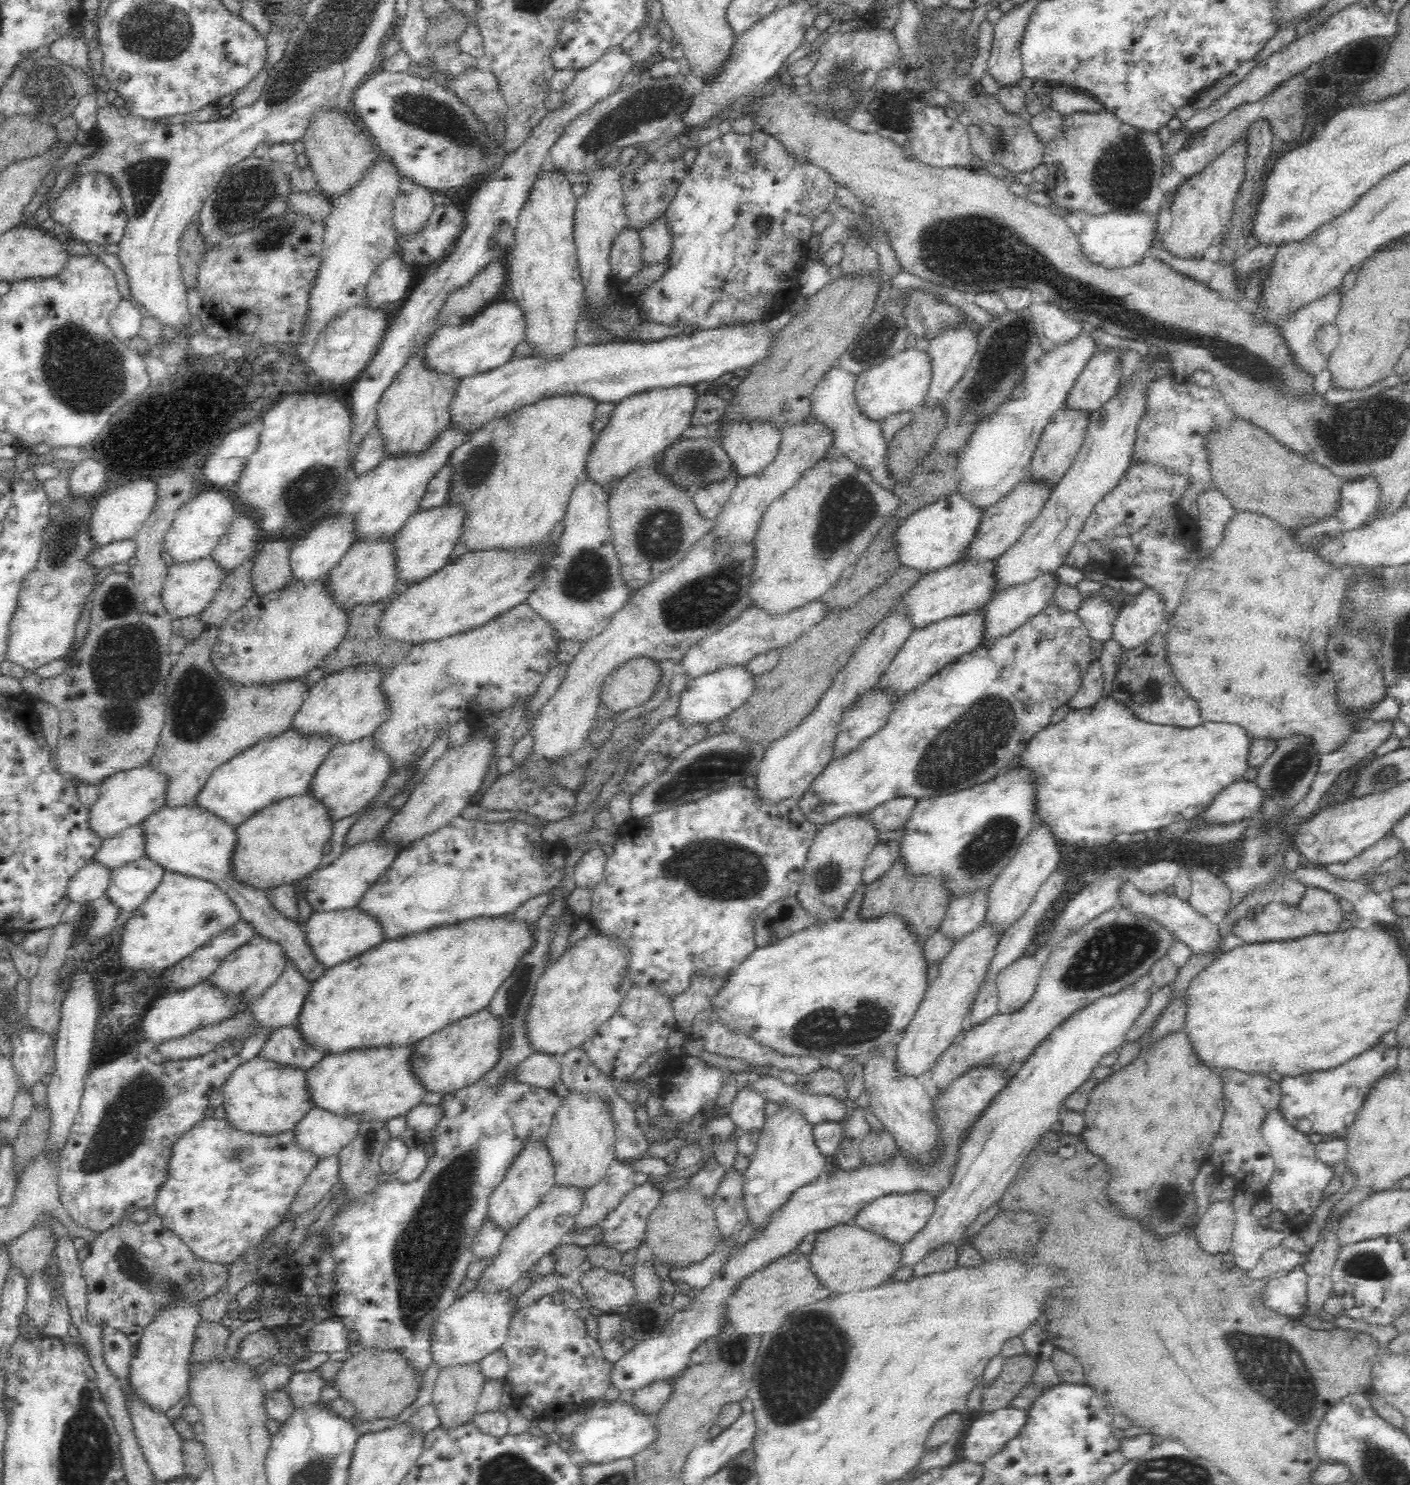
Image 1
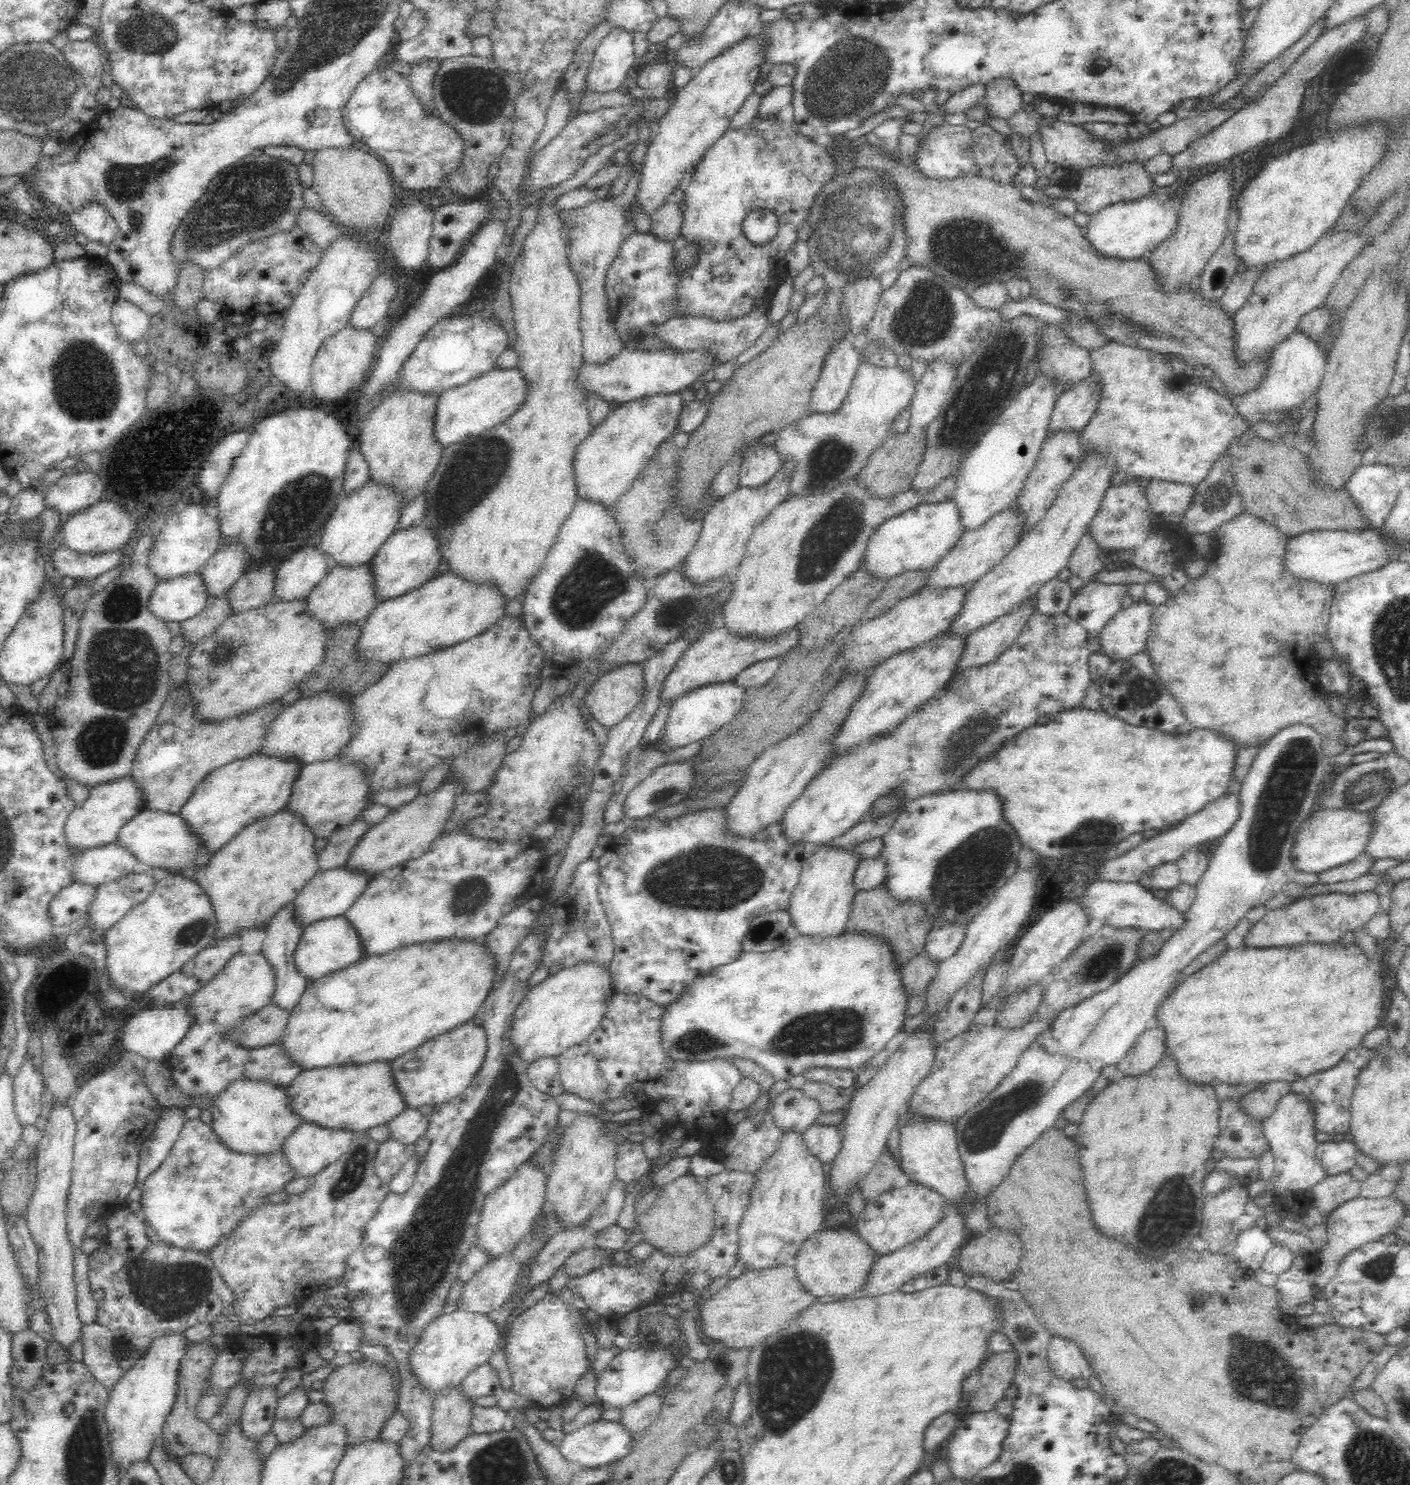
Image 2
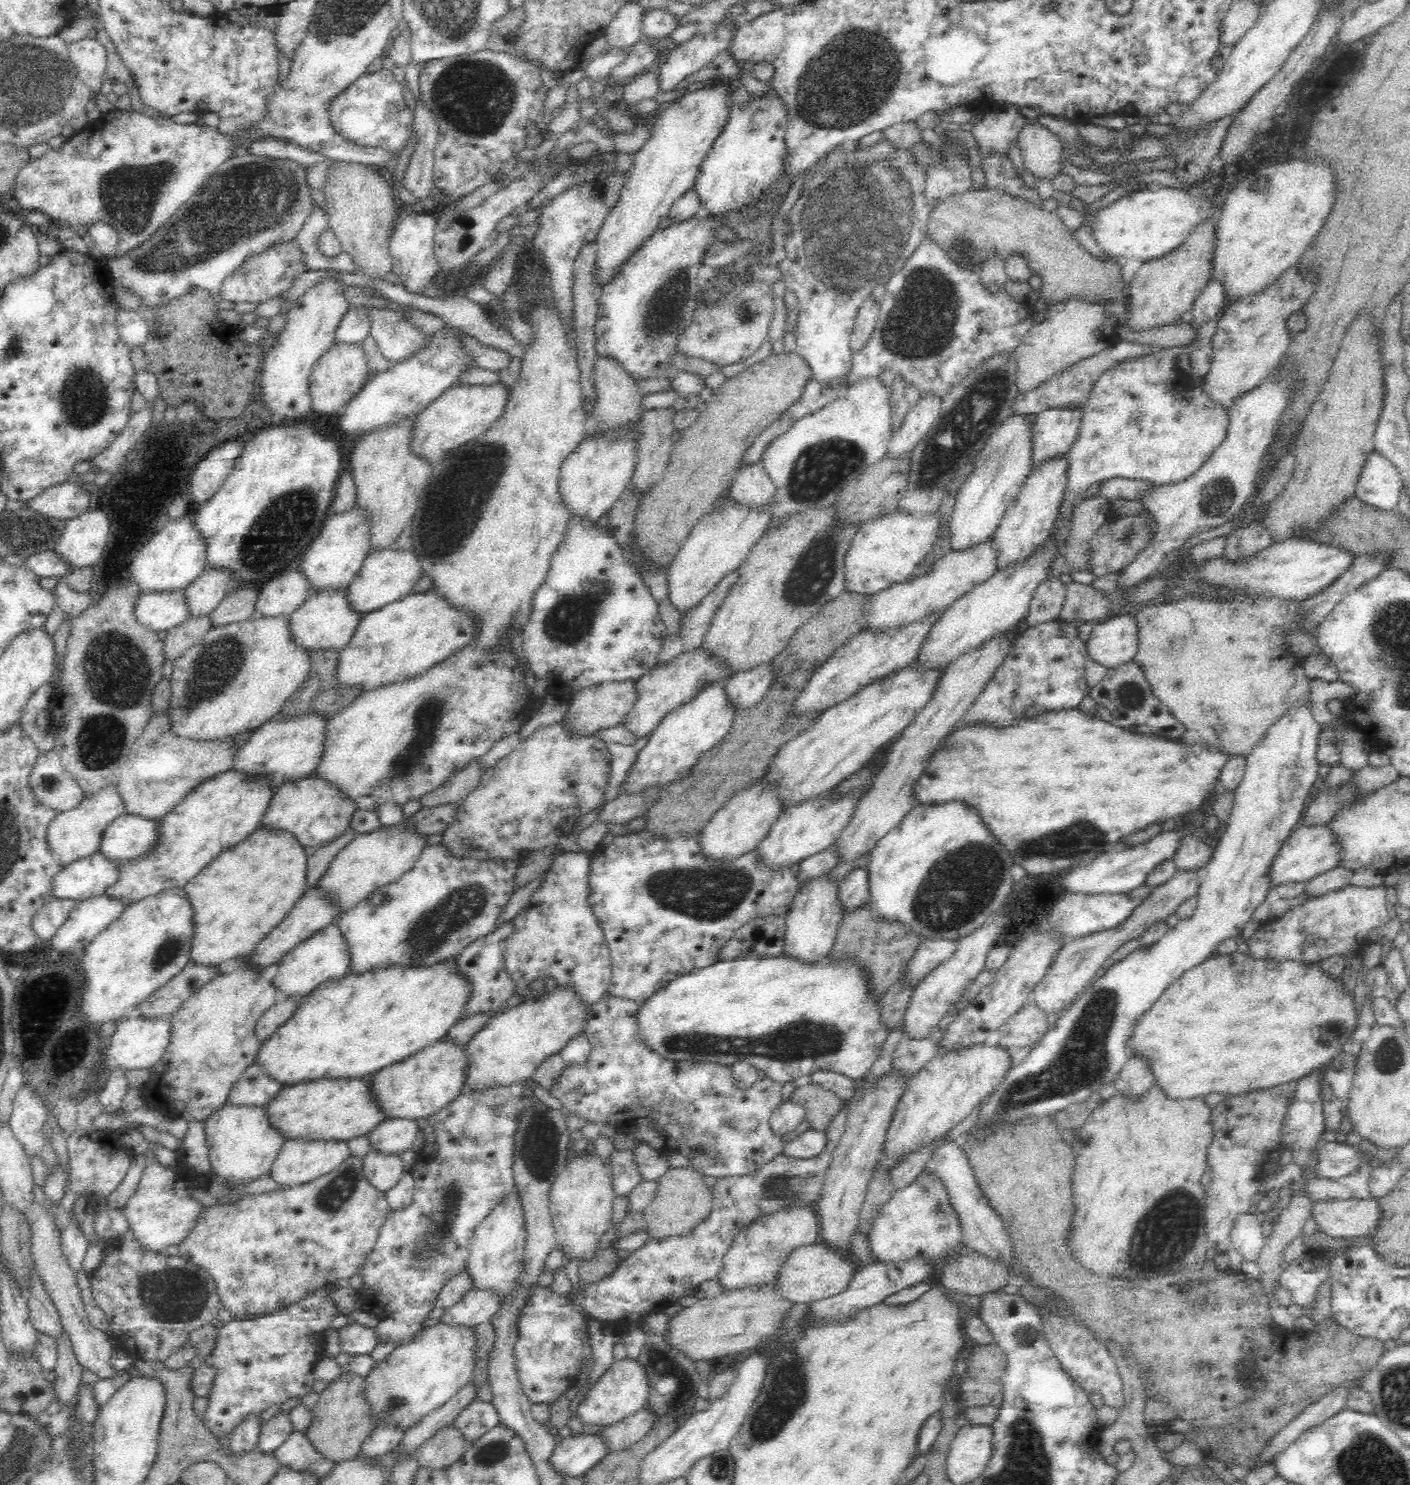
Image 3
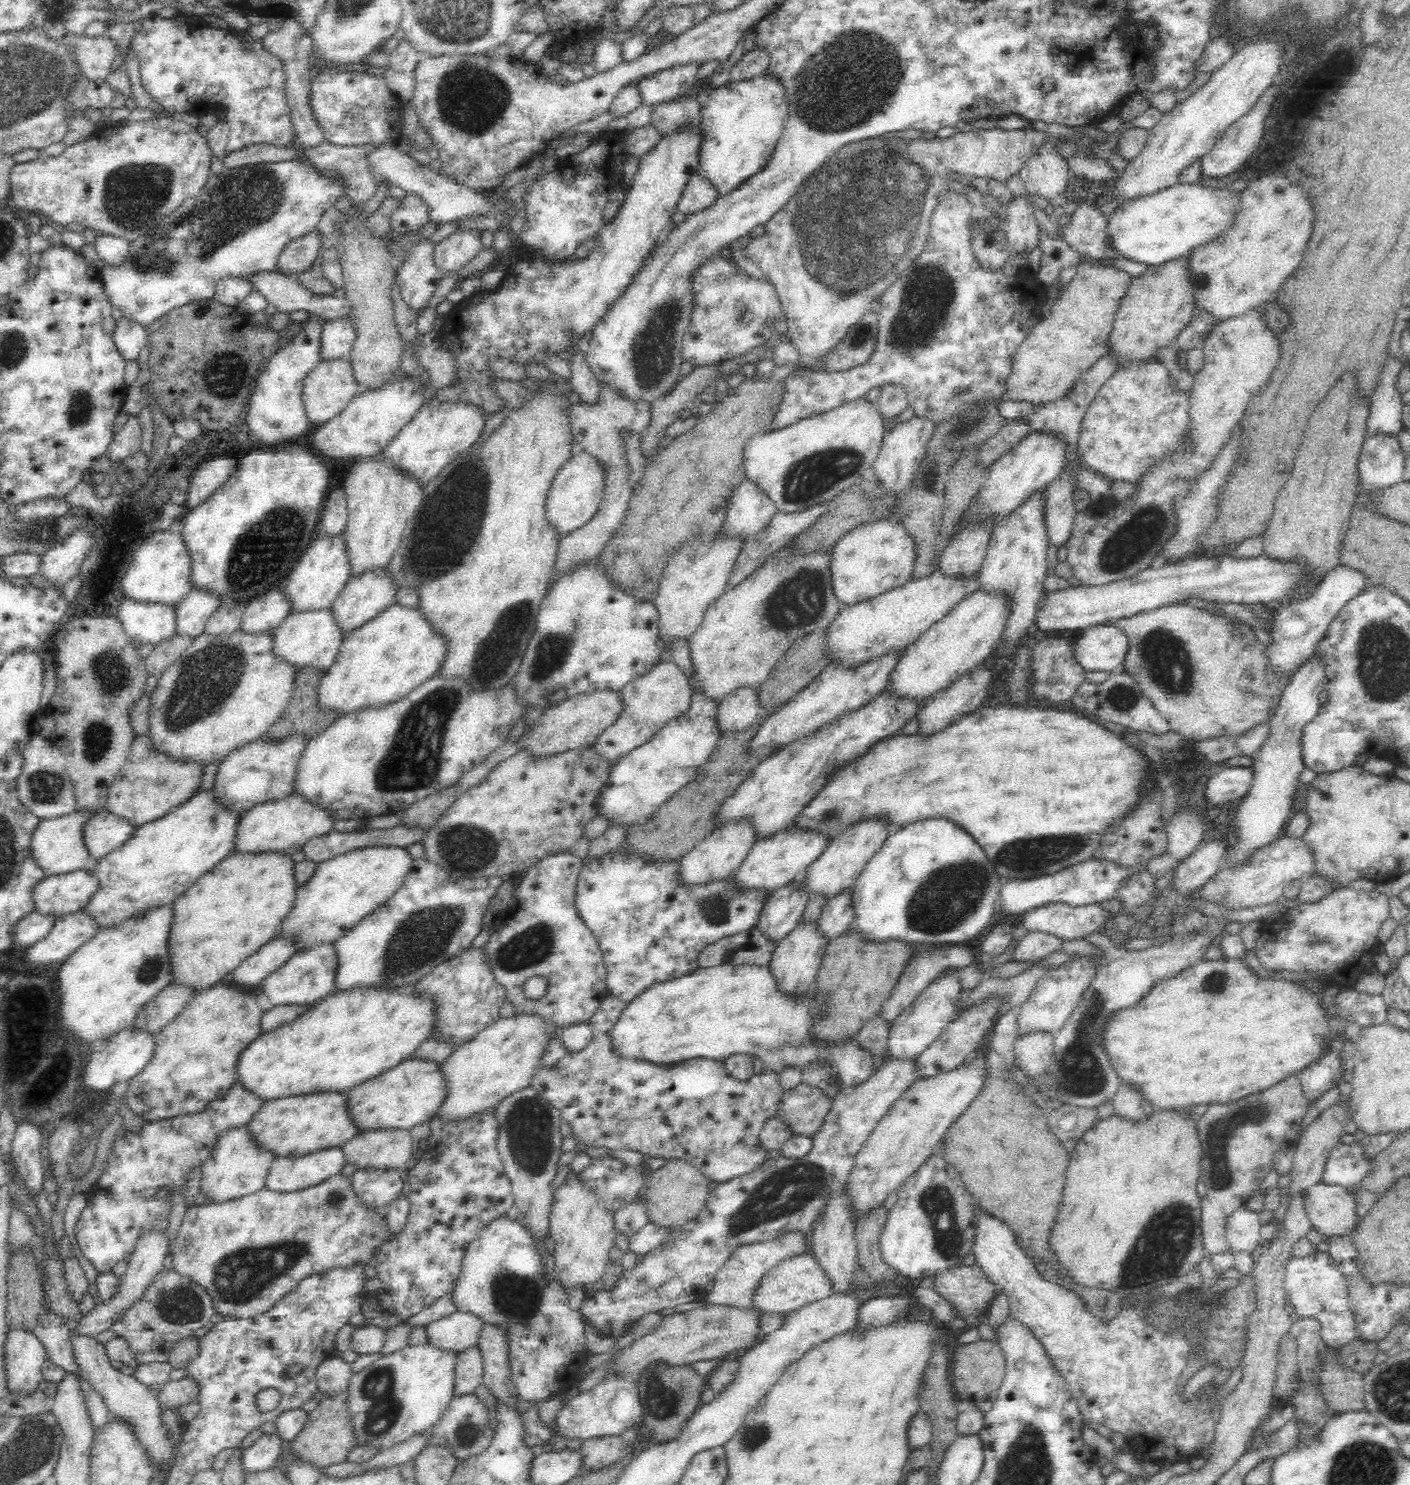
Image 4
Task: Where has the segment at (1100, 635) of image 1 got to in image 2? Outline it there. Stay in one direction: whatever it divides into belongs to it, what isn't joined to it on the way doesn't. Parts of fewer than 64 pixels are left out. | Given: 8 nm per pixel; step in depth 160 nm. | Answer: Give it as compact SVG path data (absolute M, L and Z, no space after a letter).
M1085 583L1072 596L1066 613L1086 628L1088 636L1099 636L1106 623L1122 609L1121 602L1130 584Z

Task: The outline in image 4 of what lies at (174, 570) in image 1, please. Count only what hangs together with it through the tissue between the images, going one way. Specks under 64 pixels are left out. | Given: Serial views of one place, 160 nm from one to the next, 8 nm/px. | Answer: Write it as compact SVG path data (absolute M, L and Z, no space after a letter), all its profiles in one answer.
M124 597L118 616L138 646L156 645L176 631L177 611L173 604Z

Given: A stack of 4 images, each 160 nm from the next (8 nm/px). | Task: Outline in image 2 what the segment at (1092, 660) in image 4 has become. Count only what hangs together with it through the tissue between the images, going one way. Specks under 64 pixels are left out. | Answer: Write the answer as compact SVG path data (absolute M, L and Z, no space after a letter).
M1142 598L1118 611L1100 632L1101 652L1111 660L1125 659L1143 651L1156 607Z

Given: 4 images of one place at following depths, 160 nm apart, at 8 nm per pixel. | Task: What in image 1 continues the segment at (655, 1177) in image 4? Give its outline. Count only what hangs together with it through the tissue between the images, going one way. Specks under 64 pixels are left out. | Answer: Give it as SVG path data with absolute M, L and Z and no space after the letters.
M683 1188L663 1193L662 1200L650 1214L646 1226L645 1244L652 1249L655 1257L670 1269L686 1268L704 1260L719 1244L720 1231L712 1201Z

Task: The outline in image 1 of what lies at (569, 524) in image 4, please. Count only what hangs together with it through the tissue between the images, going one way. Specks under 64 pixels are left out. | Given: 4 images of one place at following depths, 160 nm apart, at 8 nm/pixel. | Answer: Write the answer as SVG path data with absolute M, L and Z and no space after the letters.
M678 385L652 388L618 402L610 422L590 450L587 476L604 486L612 477L622 478L630 474L638 463L655 459L666 445L680 439L682 432L691 426L698 400L694 385Z

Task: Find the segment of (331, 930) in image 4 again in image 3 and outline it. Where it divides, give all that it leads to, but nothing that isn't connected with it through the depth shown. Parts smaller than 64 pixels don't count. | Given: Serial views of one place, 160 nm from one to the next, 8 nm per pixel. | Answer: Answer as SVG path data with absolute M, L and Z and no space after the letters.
M410 819L400 820L390 826L381 825L370 833L358 833L352 843L334 858L318 886L324 887L330 895L336 895L340 899L343 913L376 887L392 884L403 873L409 872L428 846L428 836L419 832Z

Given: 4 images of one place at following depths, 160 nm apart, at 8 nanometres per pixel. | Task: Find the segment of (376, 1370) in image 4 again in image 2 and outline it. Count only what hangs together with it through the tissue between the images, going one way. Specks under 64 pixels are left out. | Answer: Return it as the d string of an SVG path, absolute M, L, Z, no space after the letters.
M458 1308L452 1314L442 1314L426 1326L420 1342L413 1348L412 1369L434 1394L445 1391L448 1387L460 1384L480 1364L489 1362L499 1346L501 1330L499 1324L490 1319L488 1312Z

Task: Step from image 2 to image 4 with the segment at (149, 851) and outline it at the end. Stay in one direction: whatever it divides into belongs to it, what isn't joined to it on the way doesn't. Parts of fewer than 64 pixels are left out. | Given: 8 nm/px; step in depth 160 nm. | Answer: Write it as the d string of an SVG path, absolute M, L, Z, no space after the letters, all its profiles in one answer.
M106 808L85 827L85 840L90 853L90 865L96 864L101 858L118 848L124 847L128 840L134 839L139 826L131 824L110 813Z

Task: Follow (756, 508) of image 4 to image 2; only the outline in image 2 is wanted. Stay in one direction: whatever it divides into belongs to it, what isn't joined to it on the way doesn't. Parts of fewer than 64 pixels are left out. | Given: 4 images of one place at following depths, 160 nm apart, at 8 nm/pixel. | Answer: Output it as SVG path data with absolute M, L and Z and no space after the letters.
M760 439L746 441L738 451L742 456L742 466L738 472L740 487L764 484L778 472L783 461L774 443L762 443Z

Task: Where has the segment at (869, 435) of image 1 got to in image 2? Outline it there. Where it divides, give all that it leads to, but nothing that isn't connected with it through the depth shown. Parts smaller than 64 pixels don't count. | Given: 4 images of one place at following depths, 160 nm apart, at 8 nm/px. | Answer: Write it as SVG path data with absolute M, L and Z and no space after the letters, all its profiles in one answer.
M843 341L826 358L811 396L811 410L814 413L834 416L843 407L860 364L851 343Z

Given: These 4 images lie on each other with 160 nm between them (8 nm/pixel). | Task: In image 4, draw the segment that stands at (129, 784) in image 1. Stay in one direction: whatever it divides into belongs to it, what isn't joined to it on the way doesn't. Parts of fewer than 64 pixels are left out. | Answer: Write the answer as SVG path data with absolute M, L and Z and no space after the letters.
M74 809L66 815L41 820L41 824L33 835L33 855L47 876L74 872L90 865L85 827L100 812L101 809Z

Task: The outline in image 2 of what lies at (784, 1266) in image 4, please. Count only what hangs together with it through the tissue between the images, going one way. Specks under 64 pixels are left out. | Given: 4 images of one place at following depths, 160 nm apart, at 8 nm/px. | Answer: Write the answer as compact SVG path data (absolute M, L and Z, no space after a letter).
M846 1228L820 1230L810 1235L794 1256L794 1267L798 1271L801 1284L816 1297L841 1297L858 1293L865 1288L878 1254L870 1244L862 1240L860 1233Z

